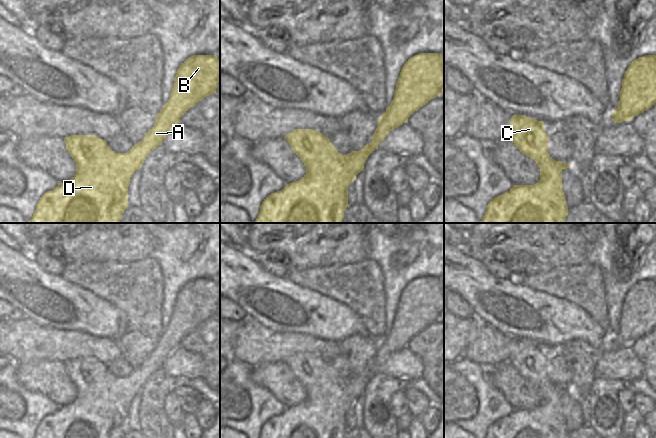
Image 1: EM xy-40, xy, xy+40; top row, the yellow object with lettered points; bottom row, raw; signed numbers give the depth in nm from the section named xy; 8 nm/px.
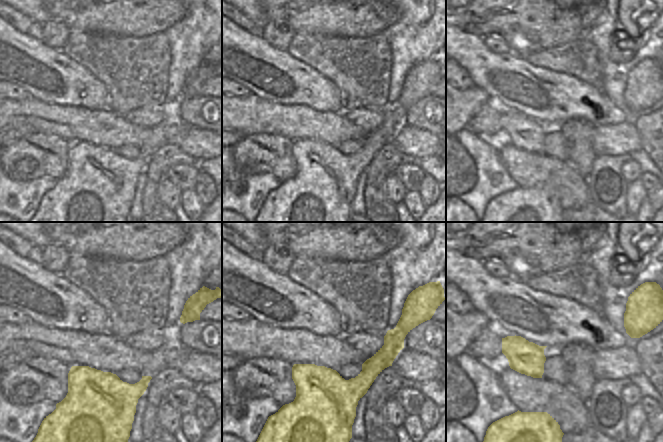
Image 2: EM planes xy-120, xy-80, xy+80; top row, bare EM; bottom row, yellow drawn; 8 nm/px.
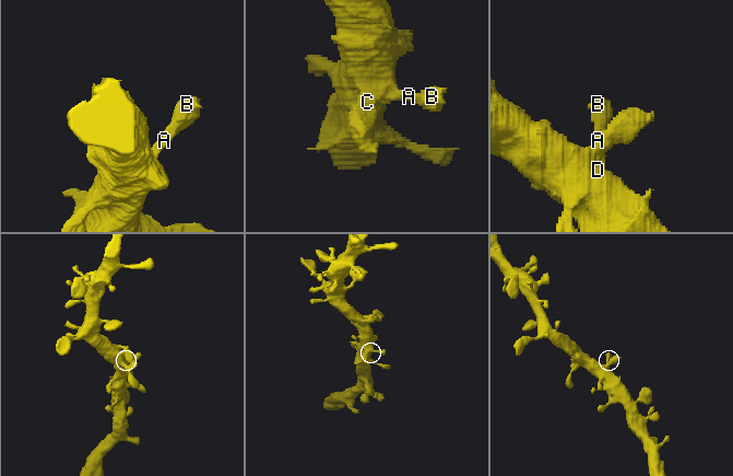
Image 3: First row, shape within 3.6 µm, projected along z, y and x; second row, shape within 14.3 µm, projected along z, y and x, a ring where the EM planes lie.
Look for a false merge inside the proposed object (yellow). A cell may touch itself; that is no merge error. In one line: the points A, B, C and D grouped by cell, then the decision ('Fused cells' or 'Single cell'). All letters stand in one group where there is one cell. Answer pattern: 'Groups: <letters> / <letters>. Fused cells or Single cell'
Groups: A B C D. Single cell.

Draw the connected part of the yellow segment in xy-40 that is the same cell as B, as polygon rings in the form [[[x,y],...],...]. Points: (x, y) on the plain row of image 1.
[[[193,279],[178,292],[168,326],[156,339],[154,350],[127,377],[115,377],[107,366],[95,359],[71,359],[64,362],[66,374],[76,386],[76,398],[42,419],[34,438],[123,438],[128,431],[130,402],[139,394],[148,378],[162,369],[180,342],[205,321],[216,317],[220,305],[220,285],[216,279]]]

